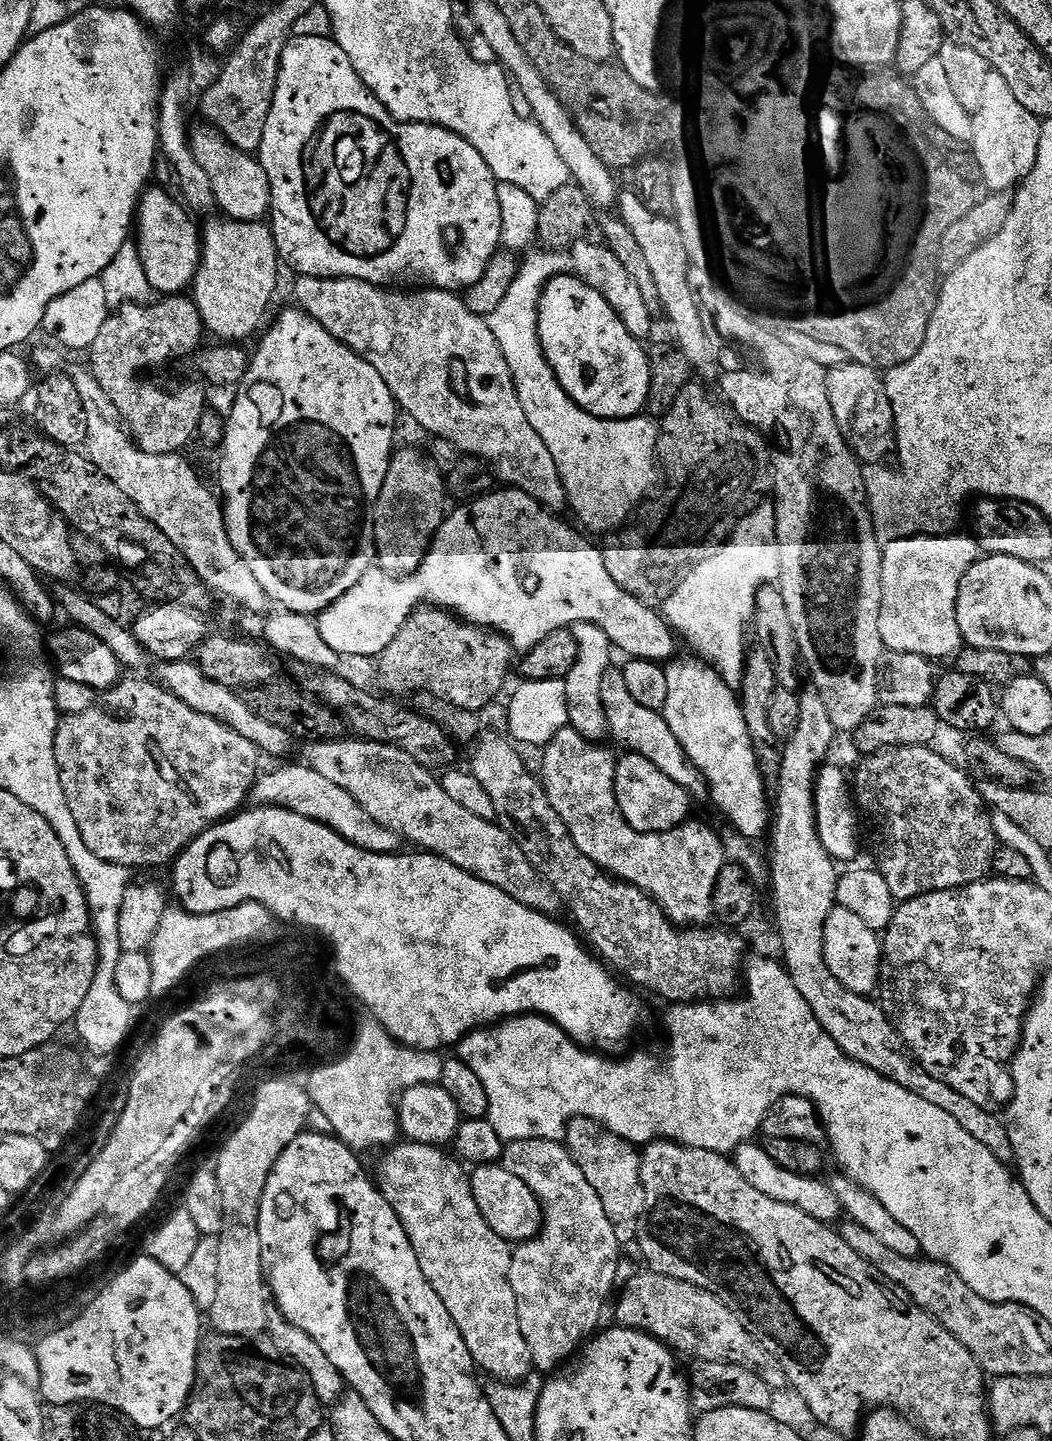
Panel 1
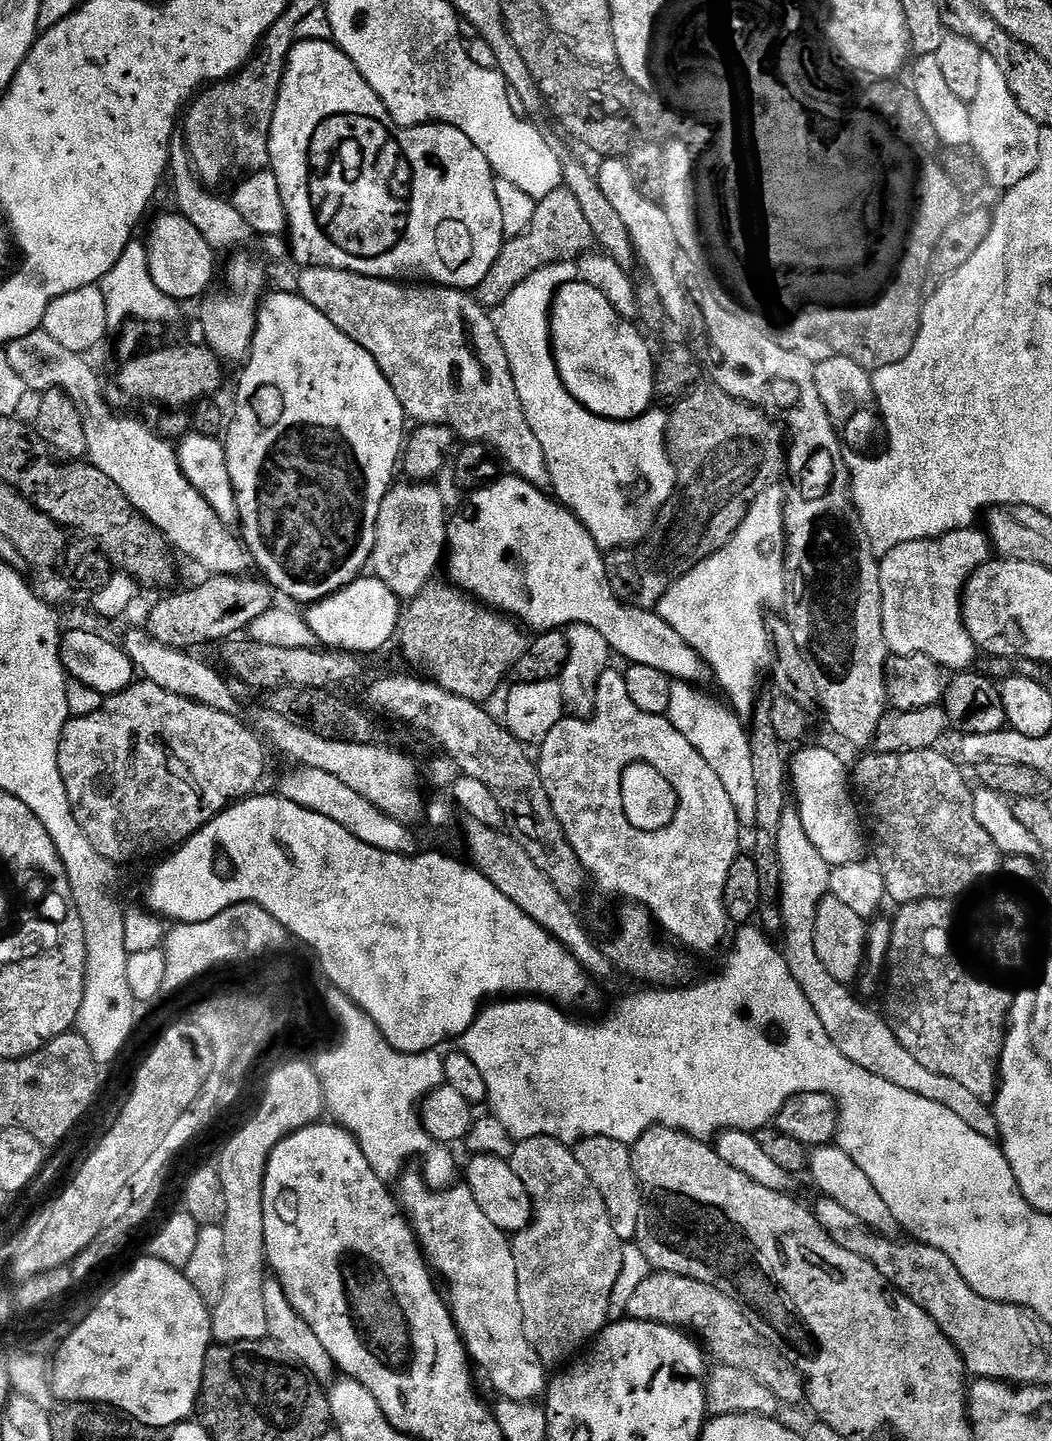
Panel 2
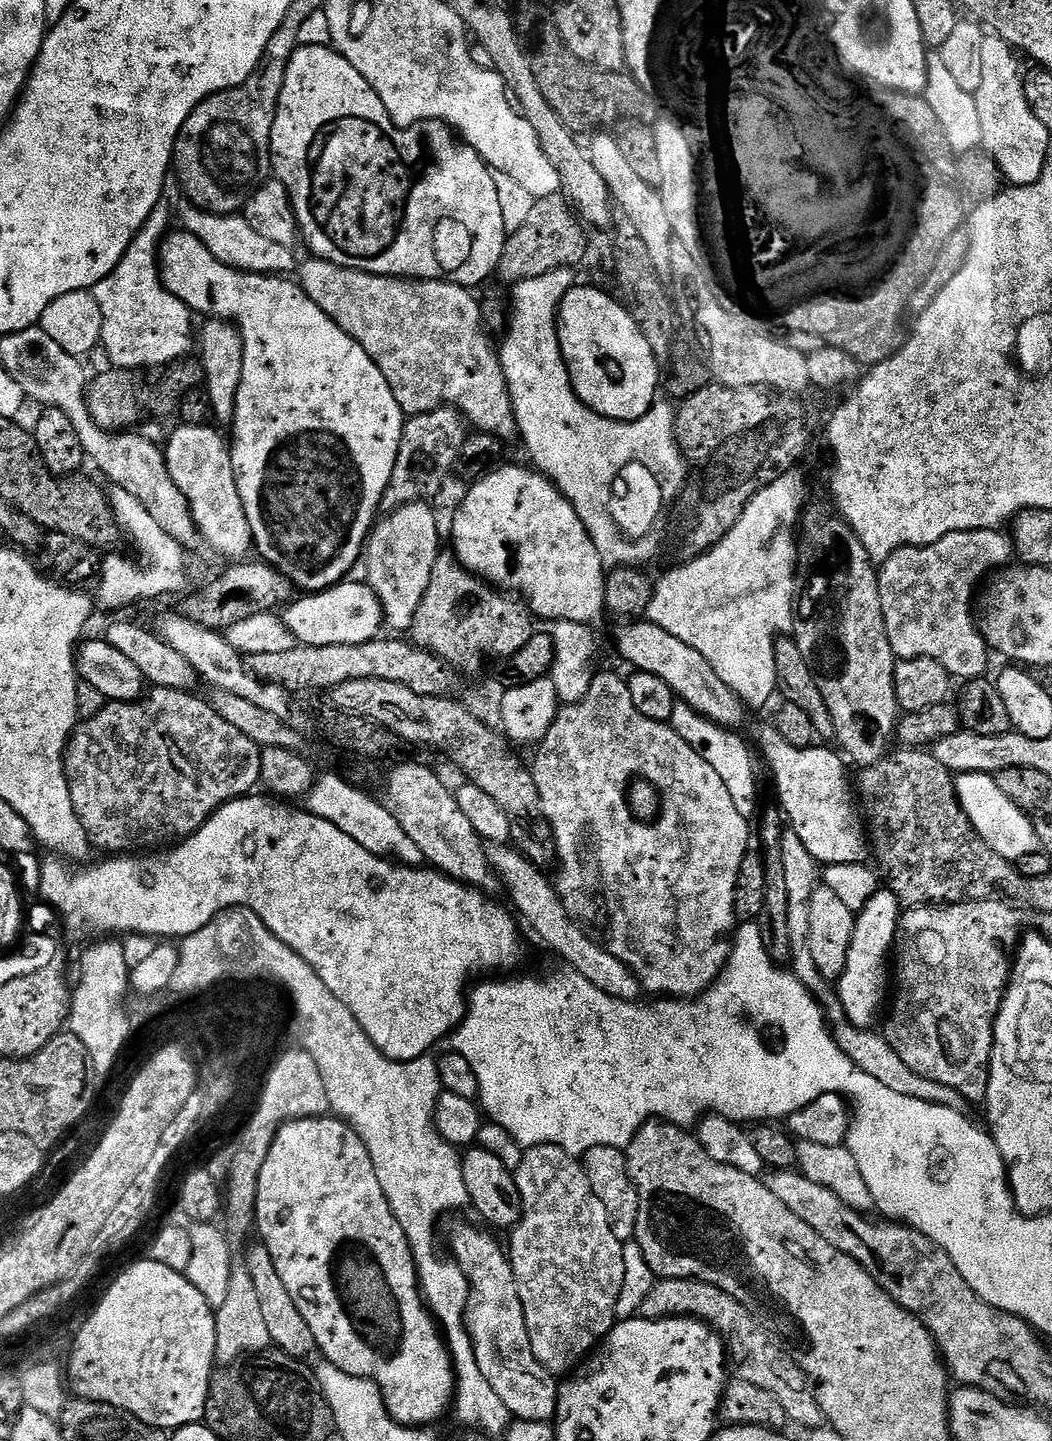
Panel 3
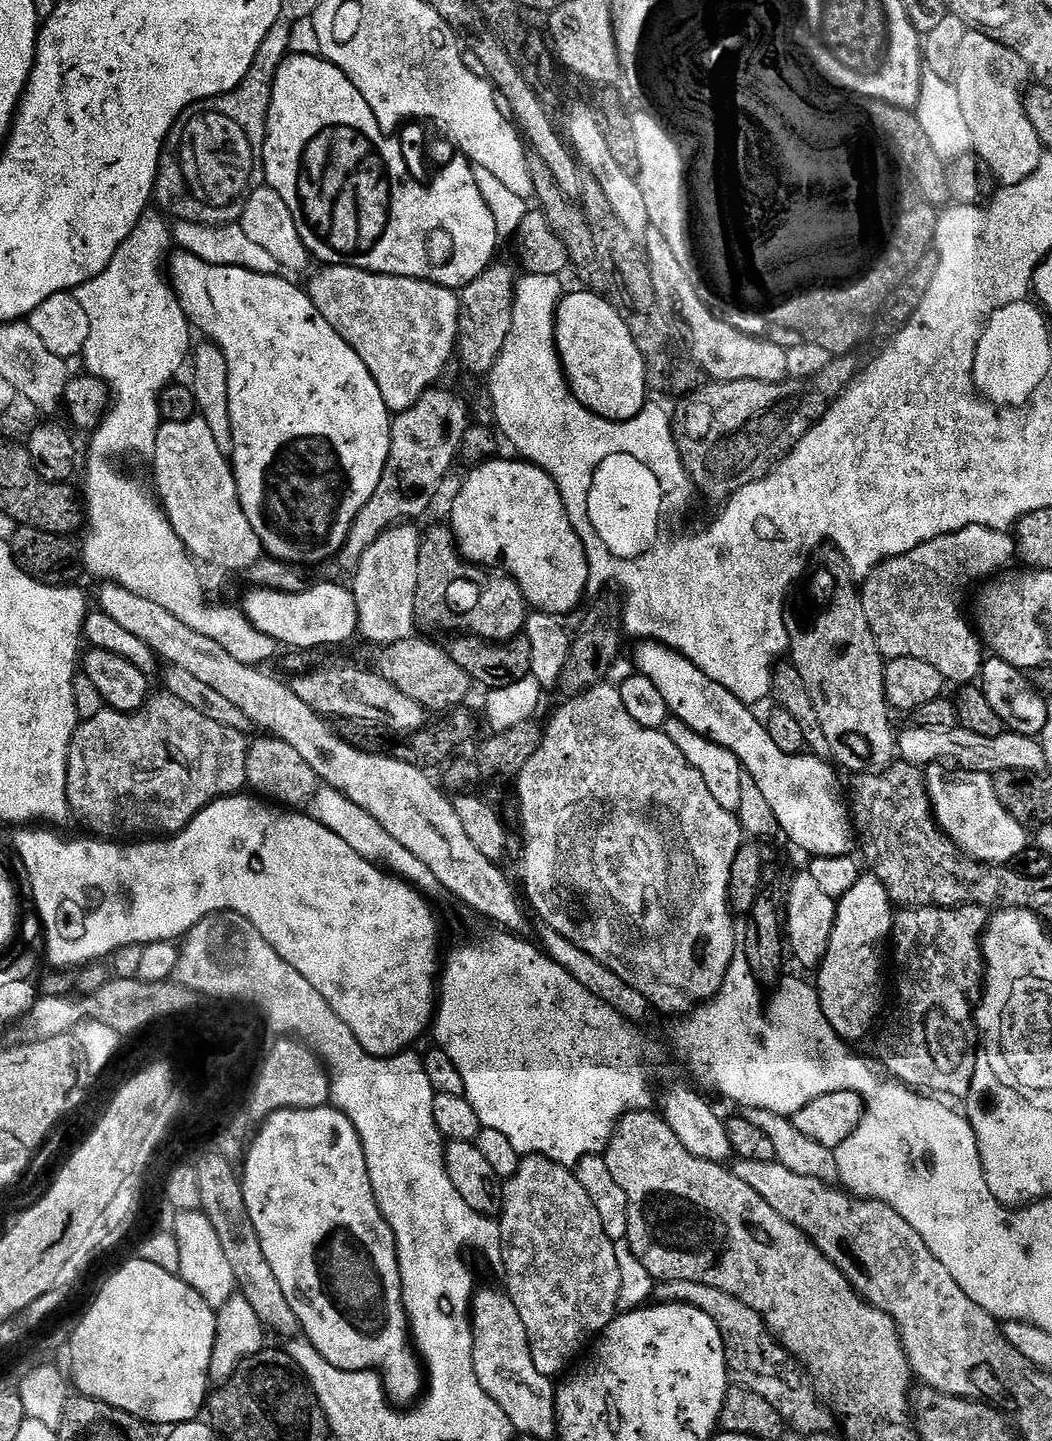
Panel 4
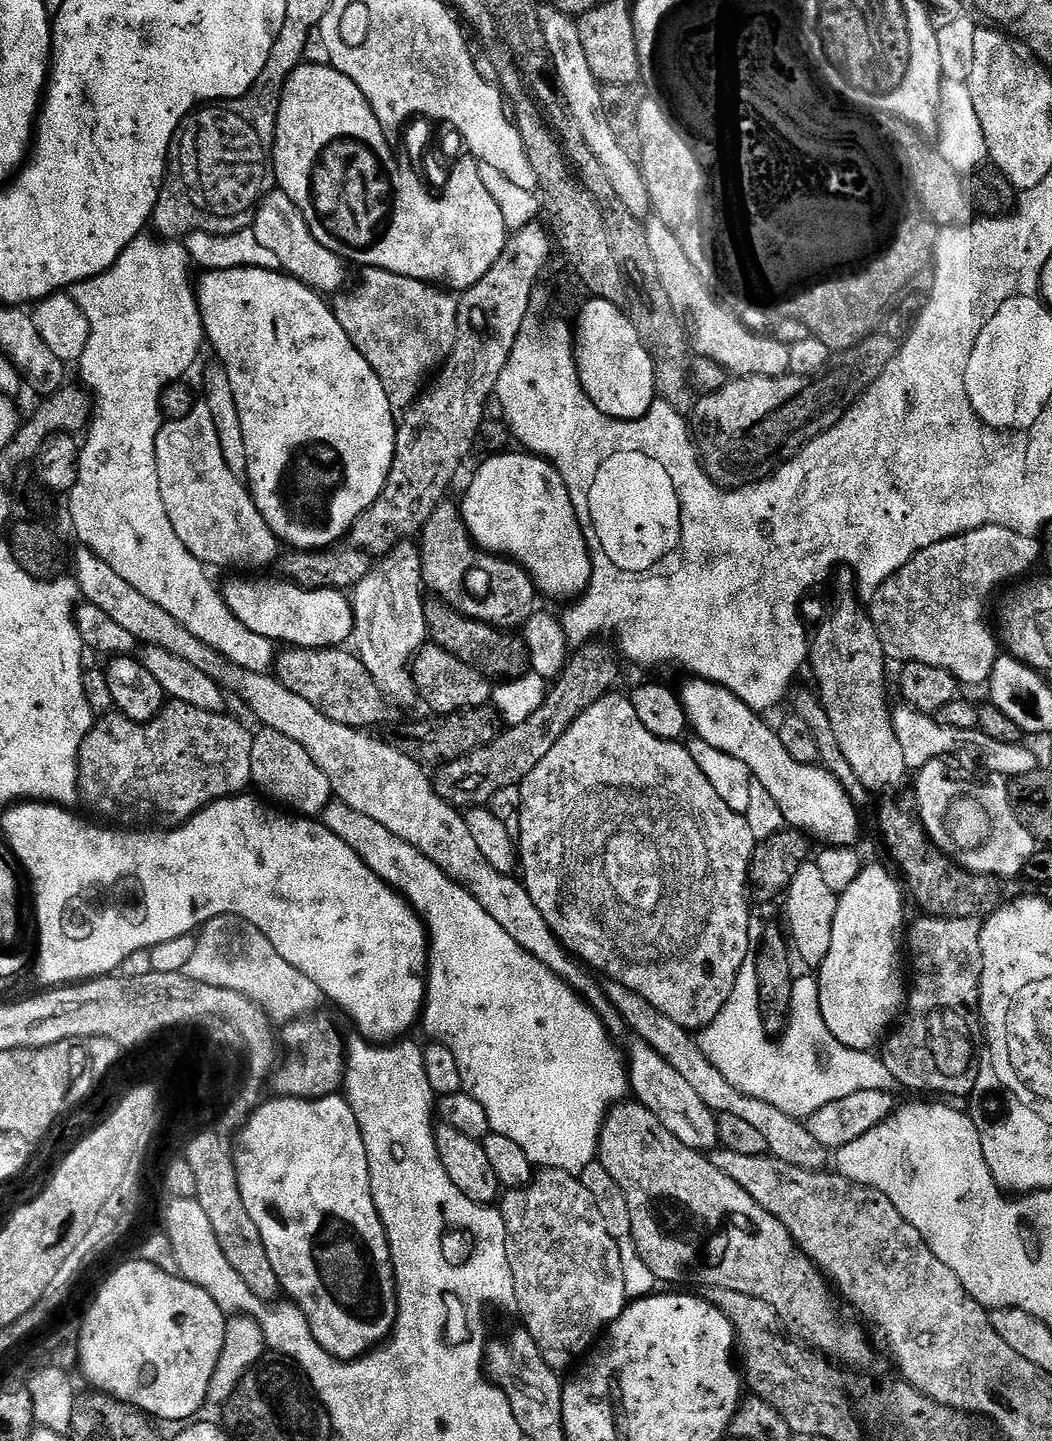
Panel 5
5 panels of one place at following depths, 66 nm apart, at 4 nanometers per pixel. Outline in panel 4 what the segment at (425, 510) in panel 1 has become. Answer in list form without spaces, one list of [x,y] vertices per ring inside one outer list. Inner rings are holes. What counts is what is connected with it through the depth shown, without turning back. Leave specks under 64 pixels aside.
[[[405,522],[388,528],[378,542],[360,559],[354,570],[356,581],[350,591],[356,598],[360,614],[359,635],[376,646],[397,644],[409,639],[418,625],[416,591],[420,573],[420,551],[425,537],[415,528],[415,523]]]

